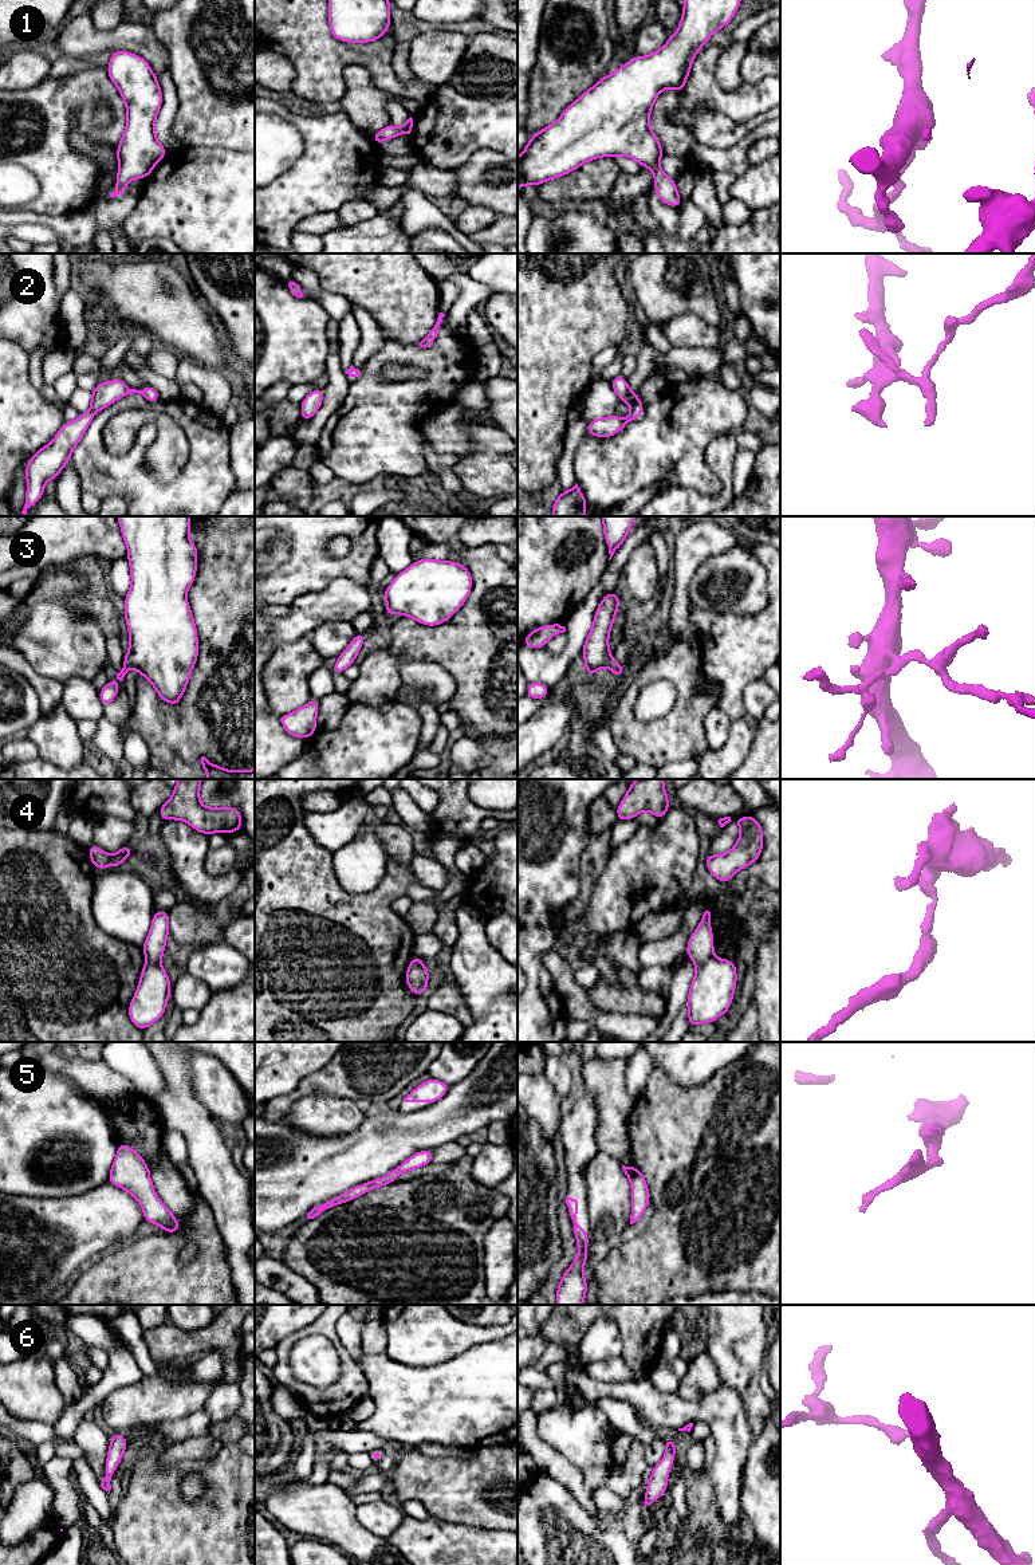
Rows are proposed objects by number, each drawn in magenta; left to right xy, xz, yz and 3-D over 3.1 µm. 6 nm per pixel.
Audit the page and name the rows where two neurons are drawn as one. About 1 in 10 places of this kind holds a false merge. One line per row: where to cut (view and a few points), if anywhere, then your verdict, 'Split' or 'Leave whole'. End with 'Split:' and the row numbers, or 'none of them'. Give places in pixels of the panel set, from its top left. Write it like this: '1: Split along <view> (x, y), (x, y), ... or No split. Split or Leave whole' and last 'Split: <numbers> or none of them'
1: No split. Leave whole
2: No split. Leave whole
3: No split. Leave whole
4: Split along yz (712, 955), (696, 967). Split
5: No split. Leave whole
6: No split. Leave whole
Split: 4

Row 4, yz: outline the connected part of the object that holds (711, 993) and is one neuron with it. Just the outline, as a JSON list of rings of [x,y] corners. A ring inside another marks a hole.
[[[712,956],[696,967],[686,999],[690,1029],[715,1022],[729,1010],[736,982],[736,963],[732,960]]]

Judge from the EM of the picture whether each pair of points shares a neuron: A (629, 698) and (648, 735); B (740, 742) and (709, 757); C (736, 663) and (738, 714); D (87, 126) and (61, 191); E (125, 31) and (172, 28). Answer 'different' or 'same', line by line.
A: same
B: same
C: same
D: same
E: different

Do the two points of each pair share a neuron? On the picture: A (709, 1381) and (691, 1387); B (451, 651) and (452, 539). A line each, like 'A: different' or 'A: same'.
A: same
B: different

